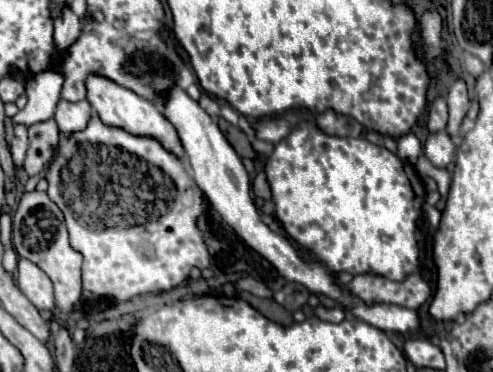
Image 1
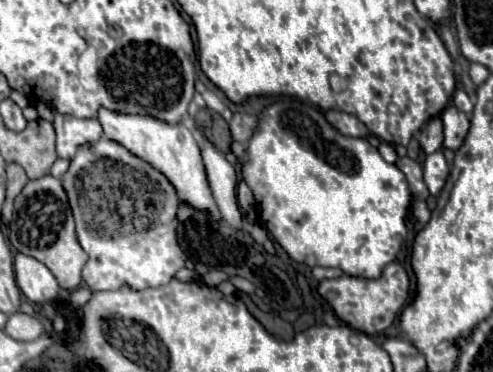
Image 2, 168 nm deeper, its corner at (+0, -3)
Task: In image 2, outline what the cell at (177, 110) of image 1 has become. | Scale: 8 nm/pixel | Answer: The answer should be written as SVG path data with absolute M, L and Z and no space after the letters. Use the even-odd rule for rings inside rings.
M204 138L200 146L202 146L200 152L202 152L208 184L216 200L216 206L220 210L220 216L232 228L242 230L242 212L236 200L236 188L238 188L236 170L210 140Z

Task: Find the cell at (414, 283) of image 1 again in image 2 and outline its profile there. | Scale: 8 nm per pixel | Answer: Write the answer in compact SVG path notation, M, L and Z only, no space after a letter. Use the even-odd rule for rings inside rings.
M392 262L384 268L382 276L378 280L366 280L366 278L354 278L354 276L340 276L336 280L322 280L318 286L320 296L334 308L336 316L346 322L350 328L356 328L364 334L378 334L386 330L396 314L402 310L410 296L410 278L406 270L398 264Z

